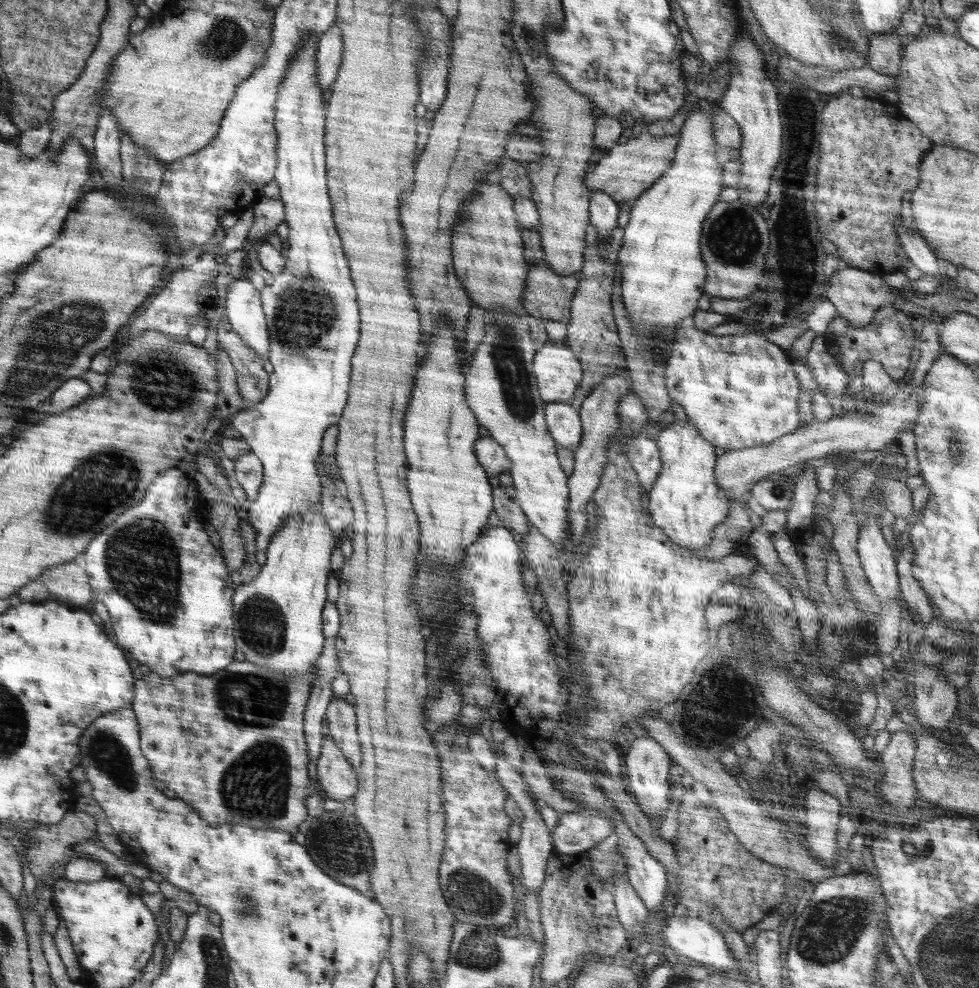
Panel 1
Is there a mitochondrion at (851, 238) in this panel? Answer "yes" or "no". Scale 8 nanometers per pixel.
no

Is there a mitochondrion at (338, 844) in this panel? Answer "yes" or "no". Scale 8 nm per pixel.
yes

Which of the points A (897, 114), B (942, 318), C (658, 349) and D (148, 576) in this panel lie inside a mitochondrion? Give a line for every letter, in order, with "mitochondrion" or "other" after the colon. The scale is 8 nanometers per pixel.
A: other
B: other
C: mitochondrion
D: mitochondrion

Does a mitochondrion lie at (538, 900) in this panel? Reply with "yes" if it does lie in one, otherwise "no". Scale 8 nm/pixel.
no

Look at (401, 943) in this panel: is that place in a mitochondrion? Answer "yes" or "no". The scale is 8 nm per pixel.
no

